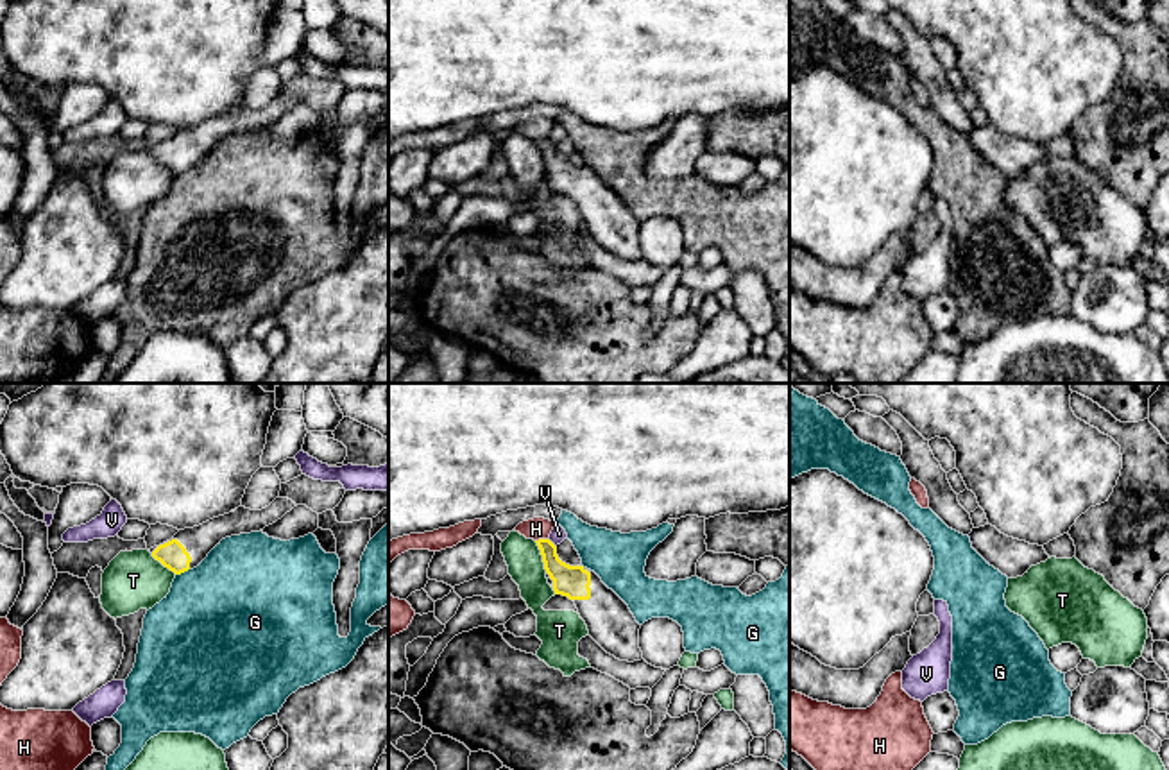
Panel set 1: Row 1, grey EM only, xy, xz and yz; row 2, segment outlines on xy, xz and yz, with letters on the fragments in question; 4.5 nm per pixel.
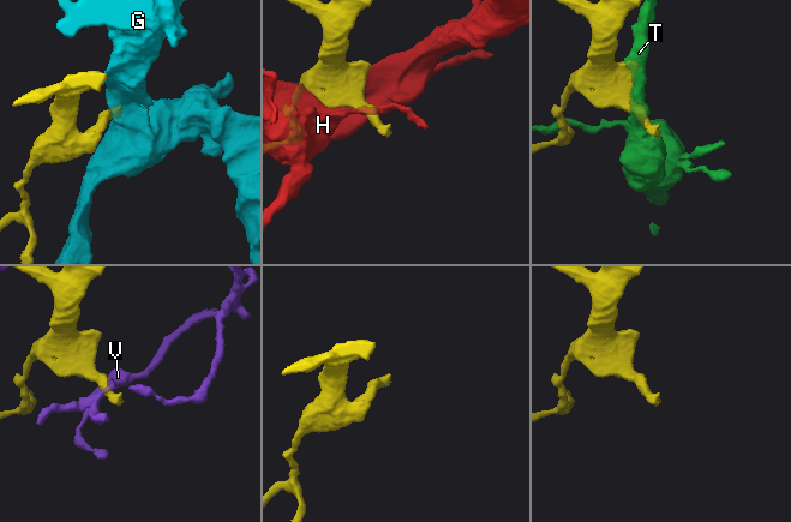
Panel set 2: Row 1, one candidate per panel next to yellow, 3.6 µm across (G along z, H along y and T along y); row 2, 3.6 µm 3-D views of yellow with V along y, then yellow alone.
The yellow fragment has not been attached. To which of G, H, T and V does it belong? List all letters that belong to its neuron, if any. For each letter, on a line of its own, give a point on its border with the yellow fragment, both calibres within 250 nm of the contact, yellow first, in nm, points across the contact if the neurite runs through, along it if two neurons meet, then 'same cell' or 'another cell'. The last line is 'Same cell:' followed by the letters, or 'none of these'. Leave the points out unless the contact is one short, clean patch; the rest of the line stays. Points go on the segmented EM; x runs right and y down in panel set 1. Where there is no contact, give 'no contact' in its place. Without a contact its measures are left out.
G: contact xy (181, 572); calibres 120 and 480 nm; another cell
H: contact xz (541, 539); calibres 140 and 100 nm; another cell
T: contact xz (543, 557); calibres 140 and 160 nm; another cell
V: contact xz (552, 543); calibres 140 and 70 nm; border xz (548, 538), (555, 547); another cell
Same cell: none of these

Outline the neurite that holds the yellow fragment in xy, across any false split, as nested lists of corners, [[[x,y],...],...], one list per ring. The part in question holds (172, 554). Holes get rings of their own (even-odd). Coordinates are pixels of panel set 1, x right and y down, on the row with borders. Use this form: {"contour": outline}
{"contour": [[[276,498],[261,510],[238,507],[235,512],[213,518],[199,526],[179,530],[170,541],[149,552],[165,568],[181,575],[197,568],[222,539],[260,532],[297,507],[288,498]]]}

